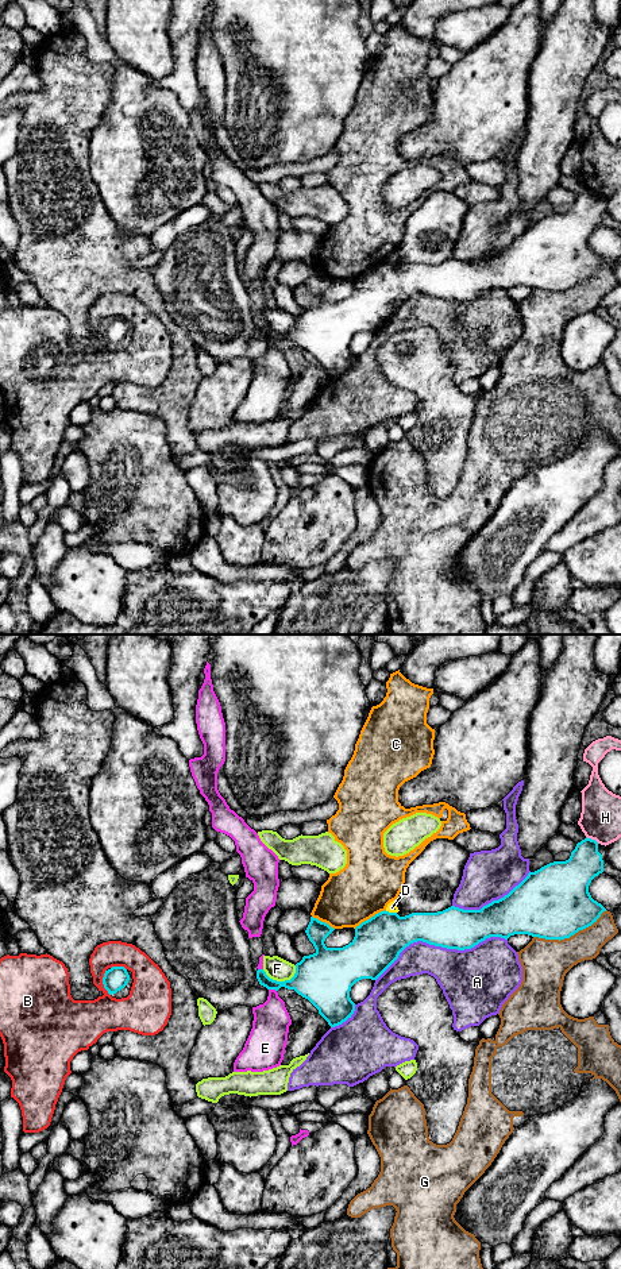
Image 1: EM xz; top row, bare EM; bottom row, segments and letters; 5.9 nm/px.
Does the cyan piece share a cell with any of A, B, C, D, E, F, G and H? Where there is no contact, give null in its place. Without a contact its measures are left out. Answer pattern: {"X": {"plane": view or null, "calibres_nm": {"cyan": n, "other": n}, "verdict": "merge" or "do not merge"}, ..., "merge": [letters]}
{"A": {"plane": "xz", "calibres_nm": {"cyan": 240, "other": 320}, "verdict": "do not merge"}, "B": {"plane": "xz", "calibres_nm": {"cyan": 140, "other": 260}, "verdict": "do not merge"}, "C": {"plane": "xz", "calibres_nm": {"cyan": 300, "other": 360}, "verdict": "do not merge"}, "D": {"plane": "xz", "calibres_nm": {"cyan": 300, "other": 60}, "verdict": "do not merge"}, "E": {"plane": "xz", "calibres_nm": {"cyan": 240, "other": 220}, "verdict": "do not merge"}, "F": {"plane": "xz", "calibres_nm": {"cyan": 320, "other": 140}, "verdict": "do not merge"}, "G": {"plane": "xz", "calibres_nm": {"cyan": 440, "other": 280}, "verdict": "do not merge"}, "H": {"plane": "xz", "calibres_nm": {"cyan": 220, "other": 240}, "verdict": "do not merge"}, "merge": []}

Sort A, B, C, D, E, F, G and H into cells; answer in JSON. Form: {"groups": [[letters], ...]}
{"groups": [["A"], ["B"], ["C"], ["D"], ["E"], ["F"], ["G"], ["H"]]}

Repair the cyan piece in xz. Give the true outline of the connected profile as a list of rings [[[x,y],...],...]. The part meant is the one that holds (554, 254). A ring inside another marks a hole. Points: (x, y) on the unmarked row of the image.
[[[586,189],[576,196],[568,212],[554,213],[529,224],[508,247],[481,262],[451,258],[437,265],[412,265],[405,269],[385,262],[356,278],[354,292],[343,300],[327,300],[324,293],[335,281],[310,269],[305,285],[316,304],[304,308],[296,316],[296,325],[290,332],[273,332],[263,321],[256,323],[256,331],[267,342],[278,343],[281,339],[294,342],[319,362],[331,379],[335,379],[351,370],[355,363],[355,355],[350,350],[351,339],[362,331],[377,332],[413,294],[423,293],[435,298],[464,302],[490,289],[508,292],[514,286],[560,293],[591,278],[606,263],[589,244],[591,232],[603,224],[605,216],[606,198]]]

